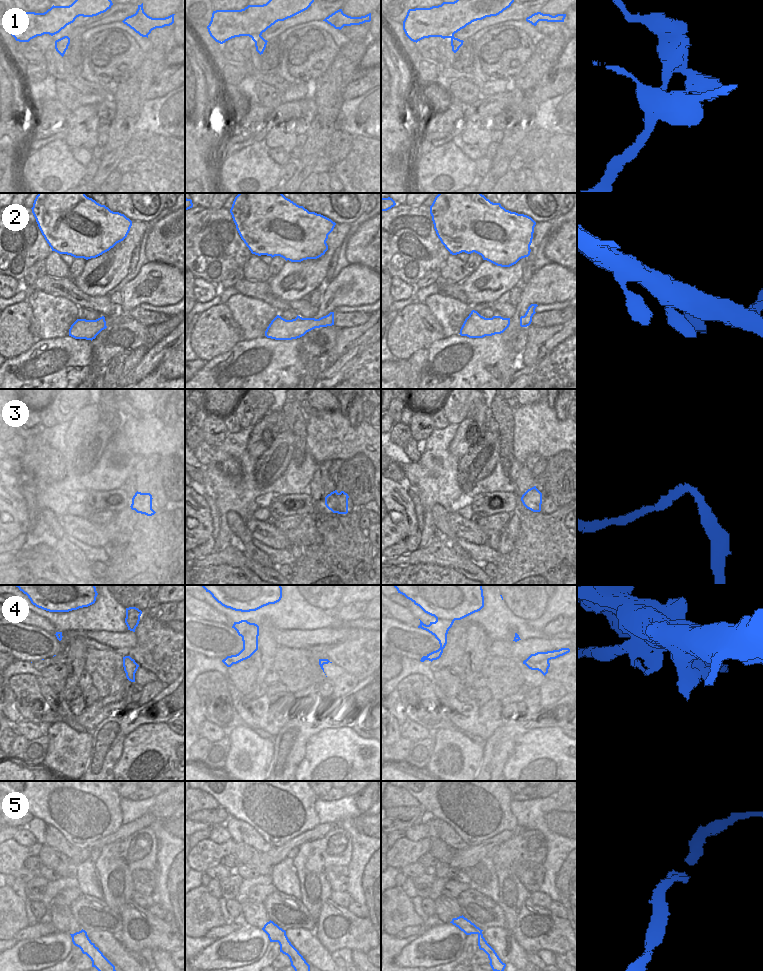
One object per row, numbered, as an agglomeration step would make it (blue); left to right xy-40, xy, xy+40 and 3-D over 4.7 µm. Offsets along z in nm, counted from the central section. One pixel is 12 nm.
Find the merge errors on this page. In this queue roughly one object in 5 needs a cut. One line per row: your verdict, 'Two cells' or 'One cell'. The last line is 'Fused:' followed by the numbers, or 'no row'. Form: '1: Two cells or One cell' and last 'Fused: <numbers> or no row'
1: Two cells
2: One cell
3: Two cells
4: One cell
5: One cell
Fused: 1, 3

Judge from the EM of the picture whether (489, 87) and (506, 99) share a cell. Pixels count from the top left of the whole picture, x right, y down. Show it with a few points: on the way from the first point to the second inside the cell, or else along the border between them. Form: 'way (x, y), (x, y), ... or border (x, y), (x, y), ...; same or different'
border (505, 90), (481, 99); different

